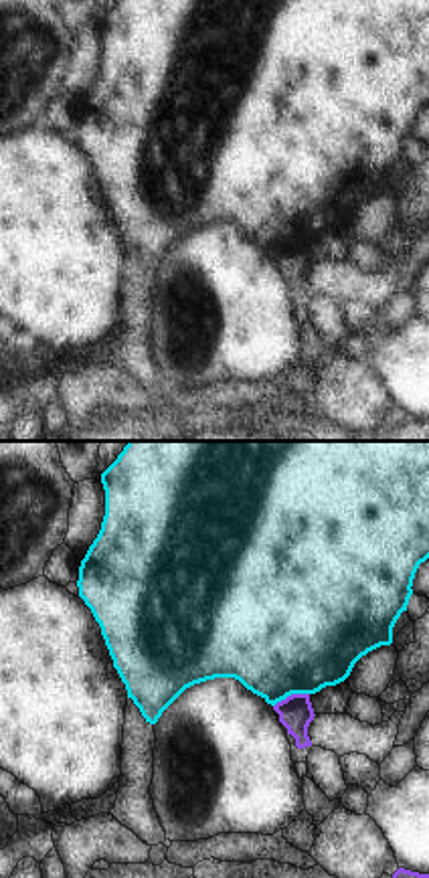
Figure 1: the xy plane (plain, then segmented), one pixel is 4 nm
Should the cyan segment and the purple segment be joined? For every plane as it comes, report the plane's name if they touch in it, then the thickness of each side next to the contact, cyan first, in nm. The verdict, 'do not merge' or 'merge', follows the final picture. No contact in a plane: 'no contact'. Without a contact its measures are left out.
contact in xy; calibres 500 and 140 nm

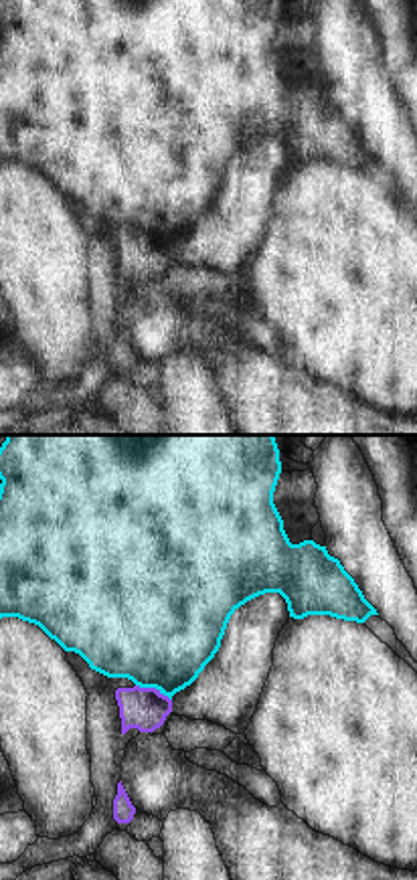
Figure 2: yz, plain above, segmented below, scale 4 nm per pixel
contact in yz; calibres 500 and 170 nm

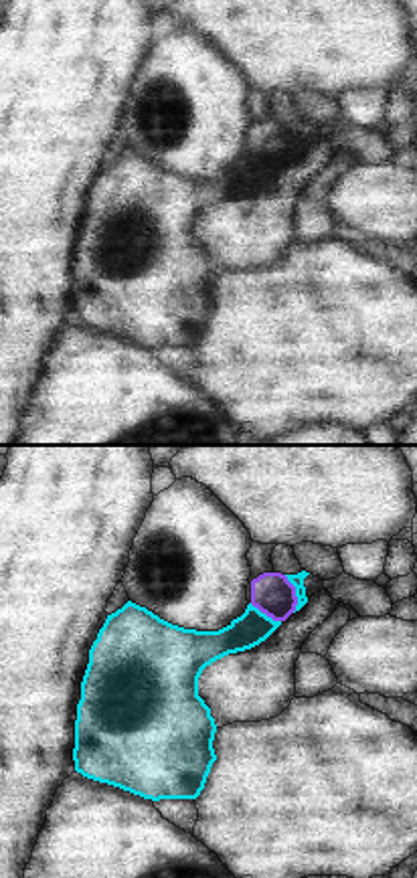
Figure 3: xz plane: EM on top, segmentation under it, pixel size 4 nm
contact in xz; calibres 50 and 170 nm

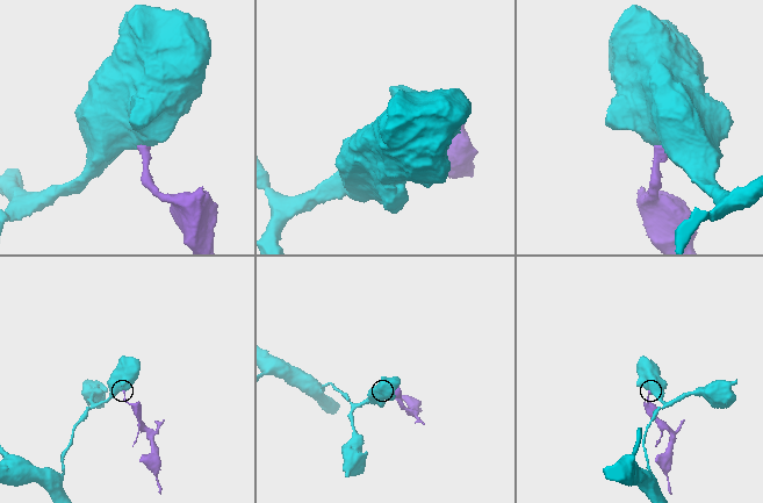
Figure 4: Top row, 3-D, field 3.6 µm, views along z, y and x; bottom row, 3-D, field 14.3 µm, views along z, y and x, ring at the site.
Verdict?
do not merge

